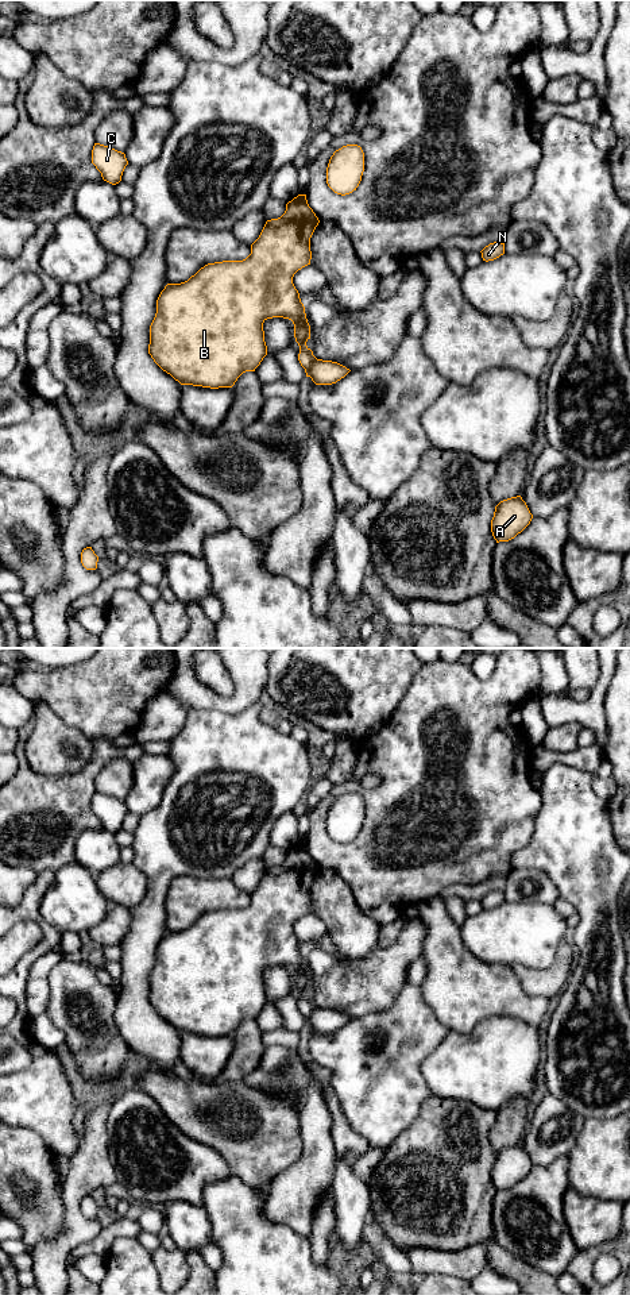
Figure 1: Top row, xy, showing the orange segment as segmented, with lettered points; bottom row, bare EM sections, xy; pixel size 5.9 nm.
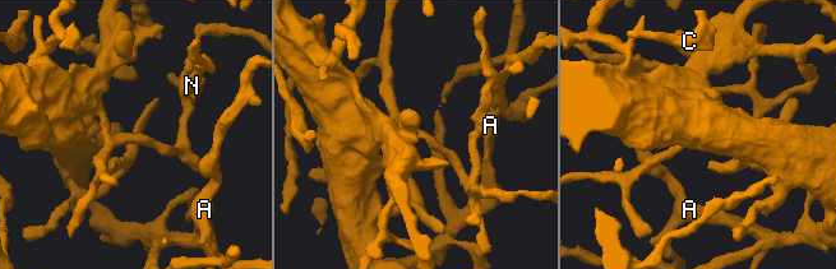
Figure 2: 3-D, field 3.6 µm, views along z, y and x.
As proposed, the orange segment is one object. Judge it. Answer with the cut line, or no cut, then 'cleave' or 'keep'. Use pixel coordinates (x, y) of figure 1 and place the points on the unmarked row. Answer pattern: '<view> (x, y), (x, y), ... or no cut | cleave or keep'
no cut | keep

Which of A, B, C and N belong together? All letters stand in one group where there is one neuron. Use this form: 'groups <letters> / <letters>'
groups A B C N

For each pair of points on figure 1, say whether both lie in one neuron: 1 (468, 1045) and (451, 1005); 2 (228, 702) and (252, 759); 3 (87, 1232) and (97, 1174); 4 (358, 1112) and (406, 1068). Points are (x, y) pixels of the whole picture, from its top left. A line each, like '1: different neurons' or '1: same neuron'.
1: different neurons
2: different neurons
3: same neuron
4: same neuron

